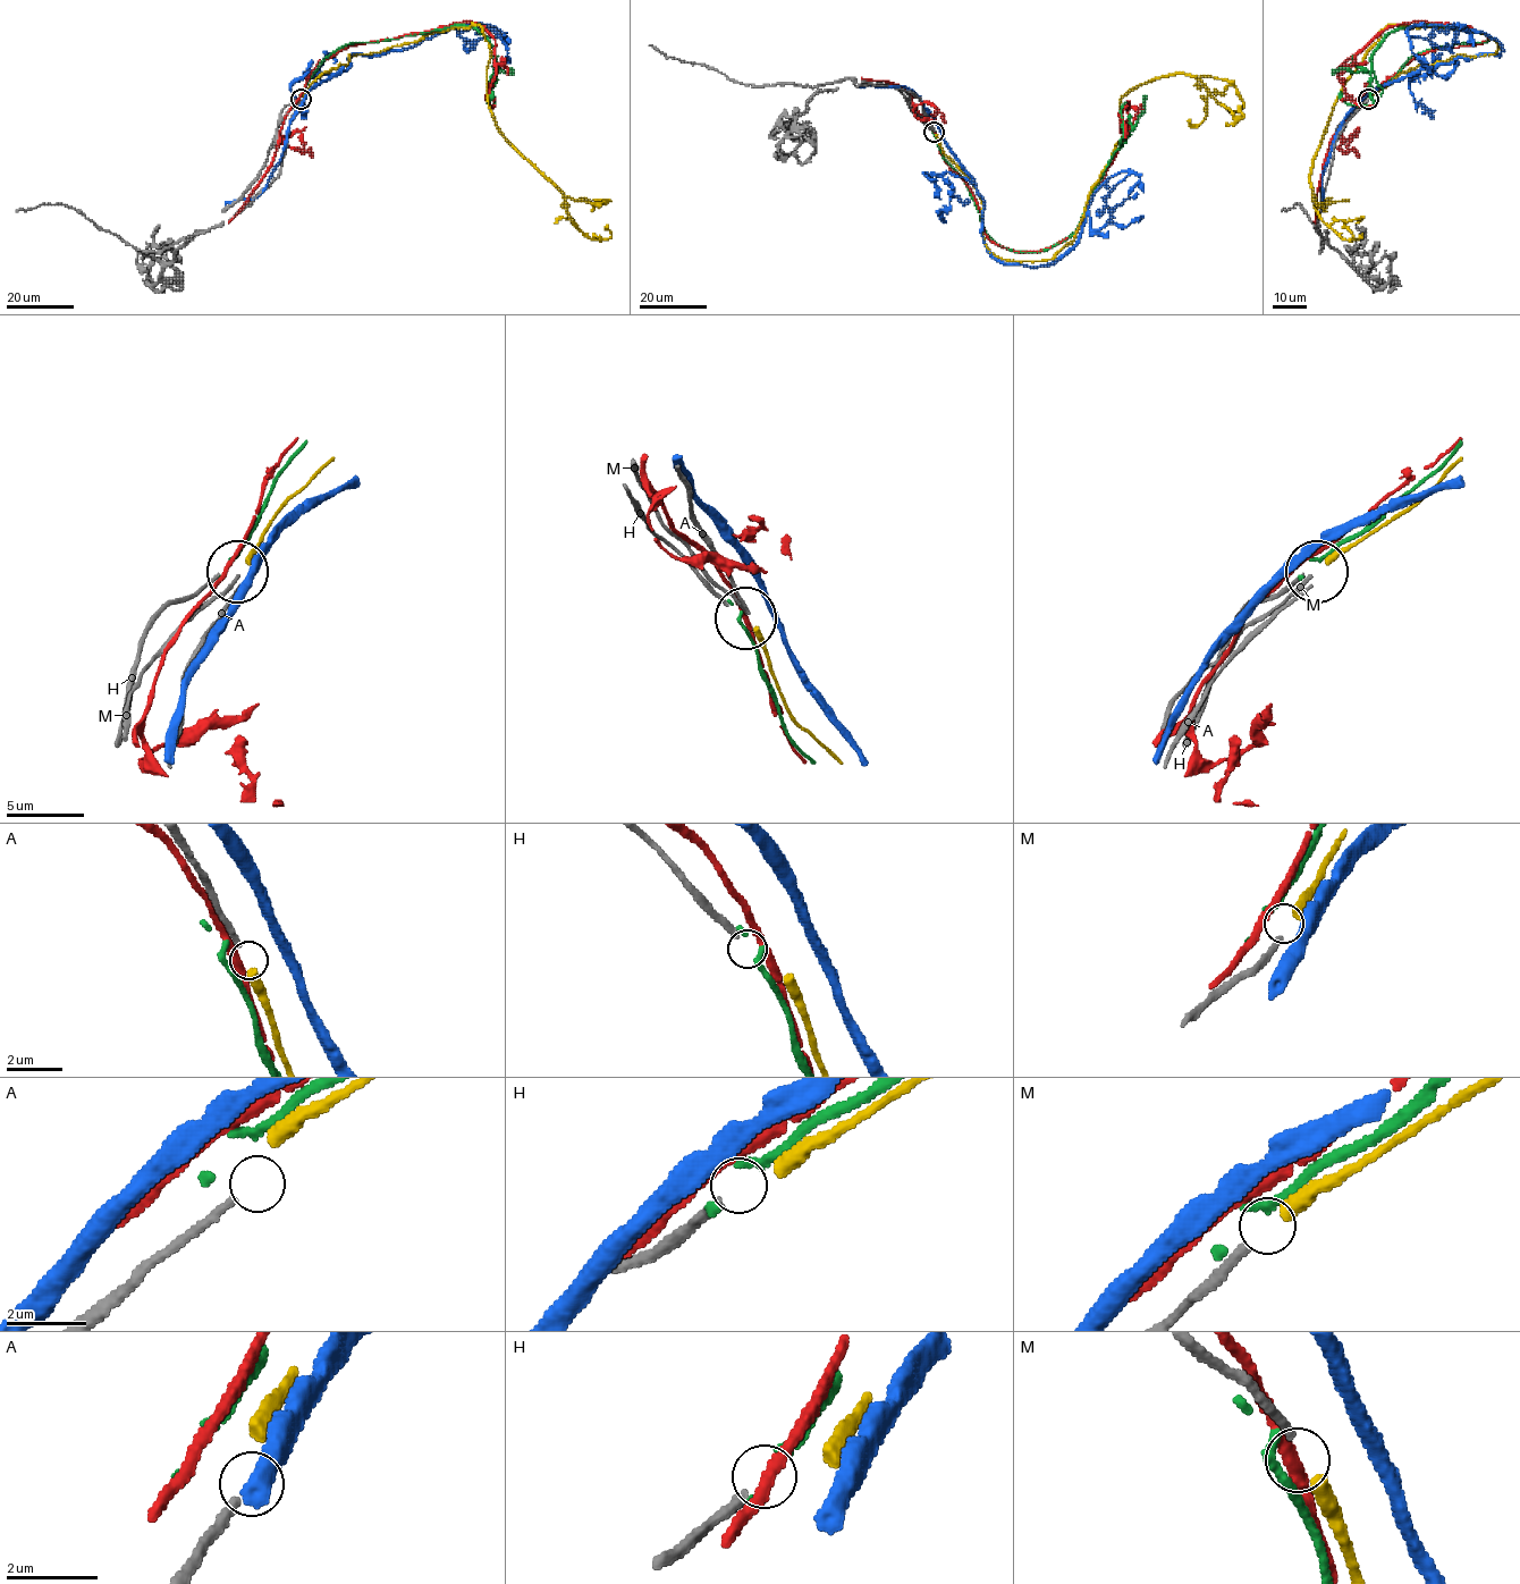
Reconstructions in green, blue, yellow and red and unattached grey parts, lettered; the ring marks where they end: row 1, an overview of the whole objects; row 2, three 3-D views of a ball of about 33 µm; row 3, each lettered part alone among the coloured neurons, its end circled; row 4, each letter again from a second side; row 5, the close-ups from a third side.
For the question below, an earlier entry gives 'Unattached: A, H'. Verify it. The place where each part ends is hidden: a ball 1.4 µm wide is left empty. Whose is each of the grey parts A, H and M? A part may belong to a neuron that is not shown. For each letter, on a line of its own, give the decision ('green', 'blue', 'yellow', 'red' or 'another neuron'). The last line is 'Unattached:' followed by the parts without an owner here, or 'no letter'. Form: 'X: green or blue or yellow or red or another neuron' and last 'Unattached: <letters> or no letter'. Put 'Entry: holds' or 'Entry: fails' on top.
Entry: holds
A: another neuron
H: another neuron
M: yellow
Unattached: A, H

